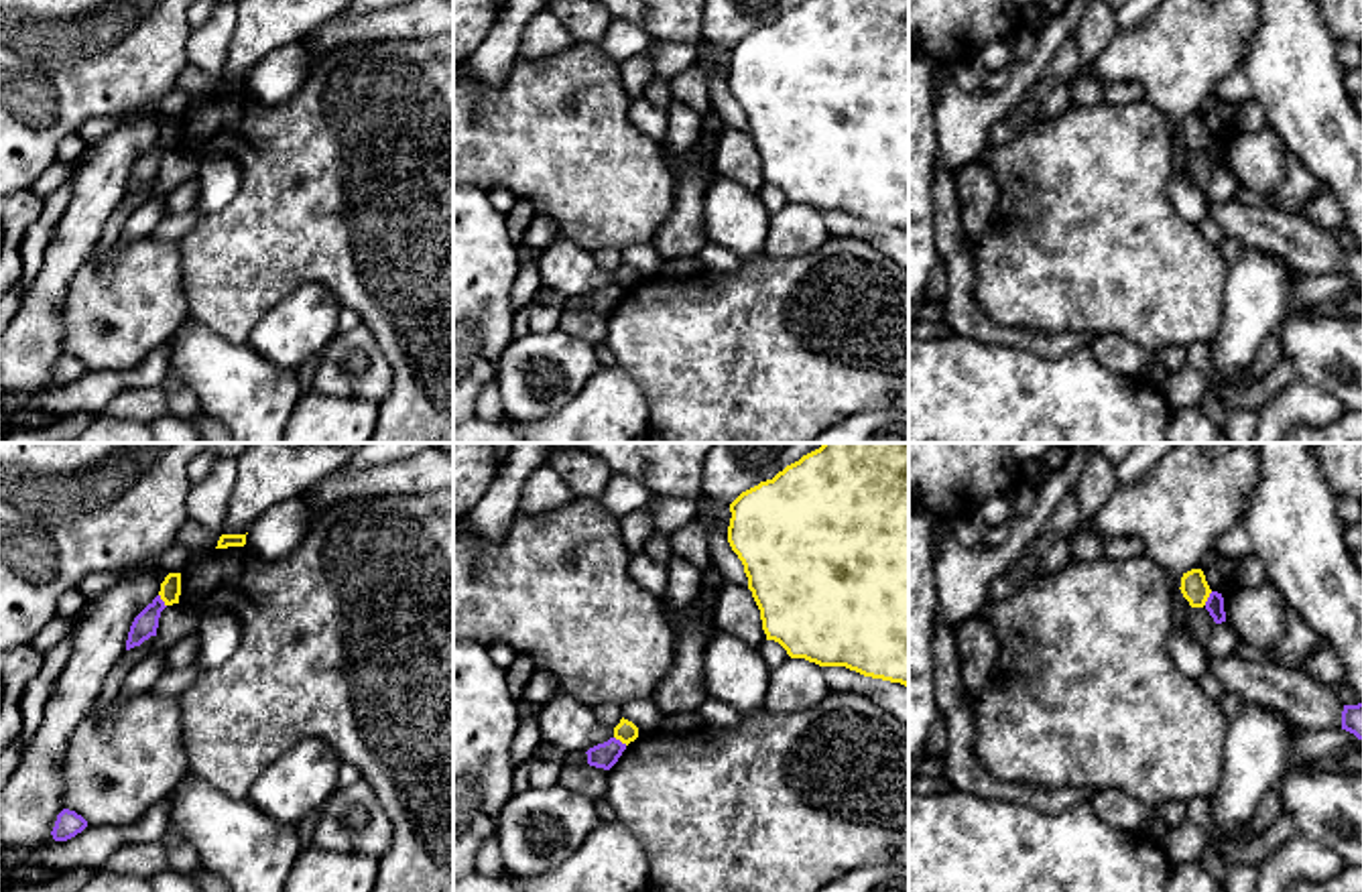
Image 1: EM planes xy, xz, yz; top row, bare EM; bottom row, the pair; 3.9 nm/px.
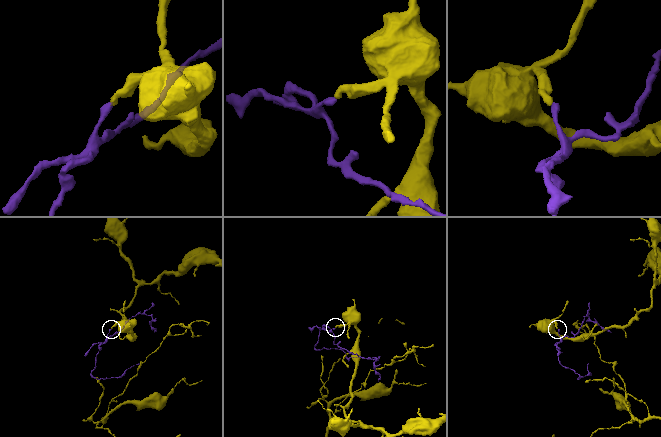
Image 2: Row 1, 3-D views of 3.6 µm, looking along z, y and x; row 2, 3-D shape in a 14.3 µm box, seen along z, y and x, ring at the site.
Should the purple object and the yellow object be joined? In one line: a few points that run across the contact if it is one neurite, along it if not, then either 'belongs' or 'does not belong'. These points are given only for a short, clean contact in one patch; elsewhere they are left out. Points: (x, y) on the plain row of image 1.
yz (1212, 137), (1204, 149) | does not belong

